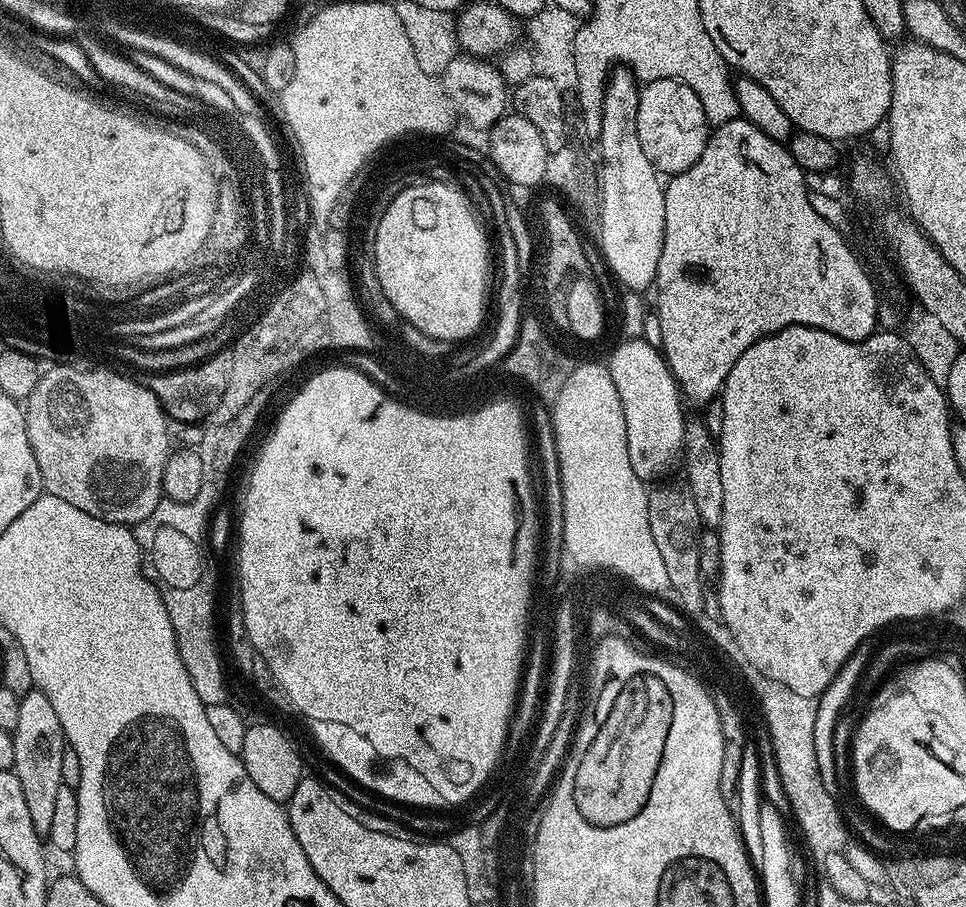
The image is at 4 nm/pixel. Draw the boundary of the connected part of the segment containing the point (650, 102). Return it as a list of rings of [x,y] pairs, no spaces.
[[[654,79],[640,88],[637,127],[646,160],[664,176],[685,172],[698,162],[710,135],[710,125],[698,94],[676,79]]]

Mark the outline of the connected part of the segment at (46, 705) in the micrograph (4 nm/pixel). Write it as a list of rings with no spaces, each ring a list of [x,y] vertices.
[[[31,690],[20,696],[18,726],[12,737],[14,771],[18,782],[22,782],[22,795],[26,797],[26,806],[30,810],[30,822],[34,822],[37,832],[46,834],[50,830],[56,796],[62,786],[62,754],[66,741],[62,722],[58,722],[58,714],[44,692]]]

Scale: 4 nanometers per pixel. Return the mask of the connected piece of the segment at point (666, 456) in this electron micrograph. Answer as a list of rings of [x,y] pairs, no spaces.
[[[621,339],[619,343],[606,365],[622,402],[630,463],[642,481],[663,481],[675,473],[672,472],[675,468],[681,467],[684,459],[686,417],[680,385],[664,361],[663,351],[653,341]]]

